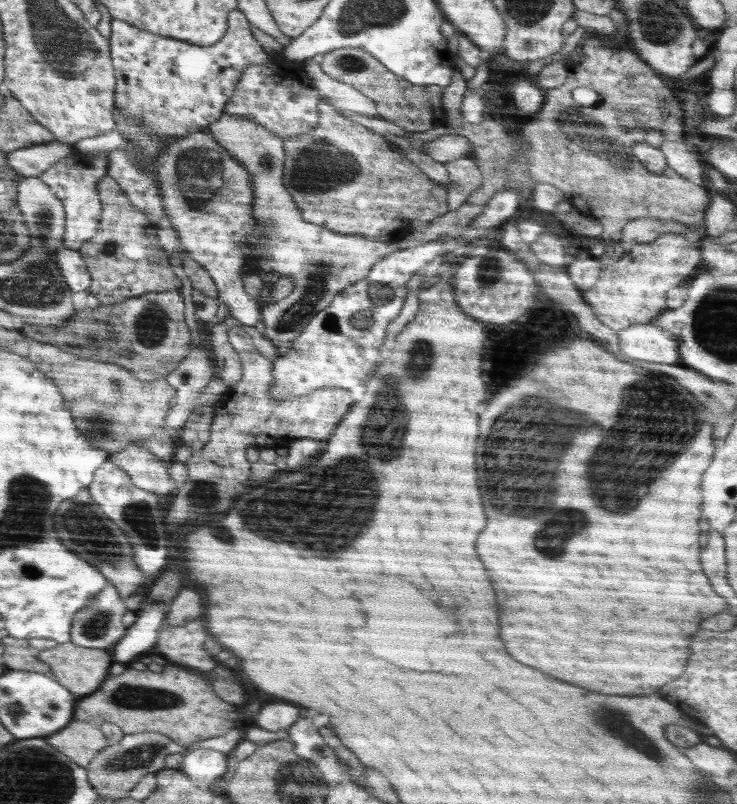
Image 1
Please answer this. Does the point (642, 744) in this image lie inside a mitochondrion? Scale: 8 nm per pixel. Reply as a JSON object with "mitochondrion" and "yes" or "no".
{"mitochondrion":"yes"}

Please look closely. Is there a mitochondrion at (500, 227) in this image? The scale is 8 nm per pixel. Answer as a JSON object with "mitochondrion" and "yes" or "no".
{"mitochondrion":"no"}

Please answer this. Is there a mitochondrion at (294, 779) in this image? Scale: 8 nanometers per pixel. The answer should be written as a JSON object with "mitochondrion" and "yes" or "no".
{"mitochondrion":"yes"}

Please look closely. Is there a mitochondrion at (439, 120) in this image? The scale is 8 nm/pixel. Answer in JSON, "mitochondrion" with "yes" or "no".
{"mitochondrion":"no"}

